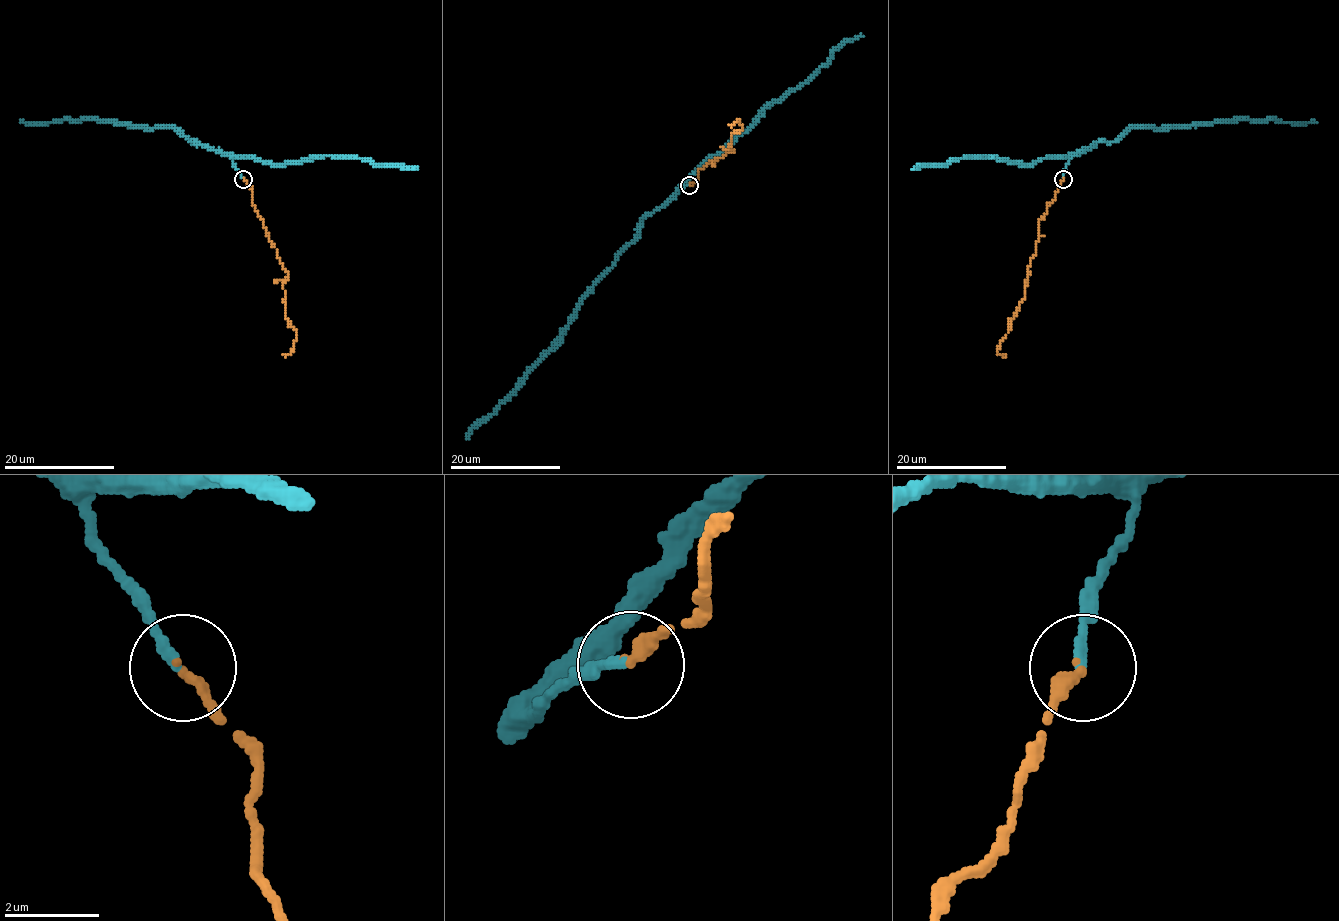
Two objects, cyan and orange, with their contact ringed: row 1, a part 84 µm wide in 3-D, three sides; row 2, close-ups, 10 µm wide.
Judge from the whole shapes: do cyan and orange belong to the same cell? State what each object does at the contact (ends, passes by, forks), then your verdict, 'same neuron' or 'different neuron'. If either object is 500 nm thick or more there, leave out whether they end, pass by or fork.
cyan ends there; orange ends there; same neuron

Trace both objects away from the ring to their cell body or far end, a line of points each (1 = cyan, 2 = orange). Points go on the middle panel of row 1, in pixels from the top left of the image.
1: (689, 186), (683, 186), (642, 220), (638, 235), (588, 289), (563, 336), (529, 371), (519, 387), (467, 438)
2: (689, 186), (708, 161), (733, 150), (729, 149), (732, 133), (740, 131), (741, 125), (737, 120), (729, 125)

